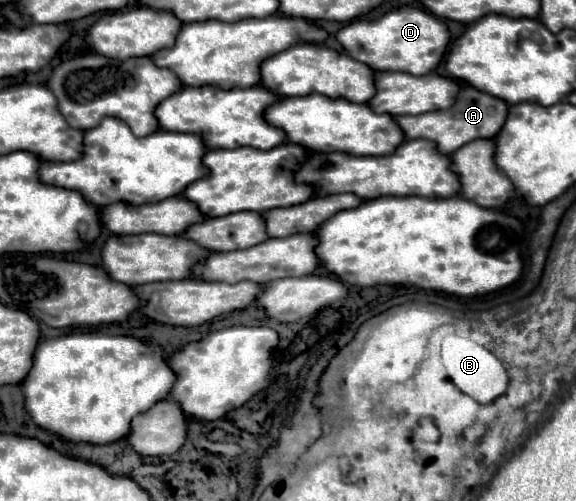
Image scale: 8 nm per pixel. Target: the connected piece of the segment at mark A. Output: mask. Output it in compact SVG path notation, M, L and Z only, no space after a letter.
M463 86L451 108L427 112L423 116L397 116L395 122L403 130L405 140L415 140L415 138L431 140L437 144L439 154L449 156L457 148L465 146L477 138L493 138L501 130L505 118L507 118L507 102L505 100L499 100L485 92L479 92L473 86Z

